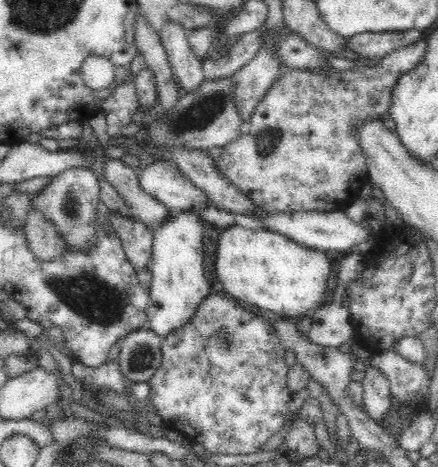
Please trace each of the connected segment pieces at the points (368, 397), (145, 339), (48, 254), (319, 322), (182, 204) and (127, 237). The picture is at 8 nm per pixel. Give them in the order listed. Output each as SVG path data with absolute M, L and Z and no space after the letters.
M375 364L368 366L363 381L363 402L361 407L378 424L384 424L390 410L392 410L392 395L389 387L390 381L384 377L384 373Z
M148 327L134 330L120 340L117 363L124 378L147 383L161 369L162 338Z
M29 207L25 220L25 233L30 251L37 260L50 262L60 258L66 250L65 241L52 221L46 221L40 209Z
M348 293L345 294L346 300L340 306L335 302L332 302L329 298L328 301L321 307L316 309L314 316L312 316L311 329L308 332L308 336L312 342L319 345L339 347L346 346L350 342L353 336L353 326L350 319L350 297Z
M158 158L138 169L138 181L142 191L154 196L171 211L199 210L210 205L210 199L202 189L163 159Z
M110 209L108 222L122 242L135 271L149 269L152 259L153 231L134 218L123 217Z

